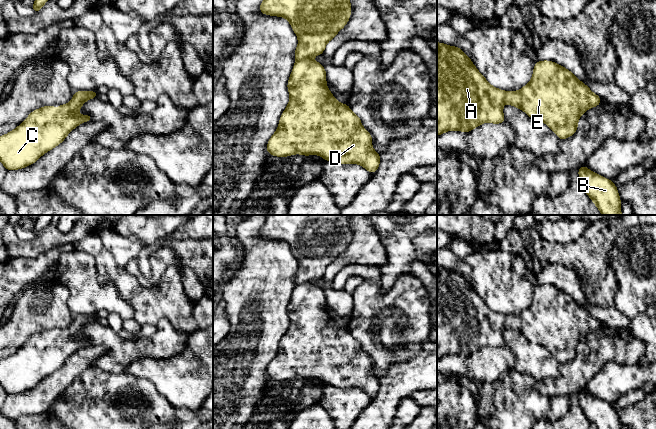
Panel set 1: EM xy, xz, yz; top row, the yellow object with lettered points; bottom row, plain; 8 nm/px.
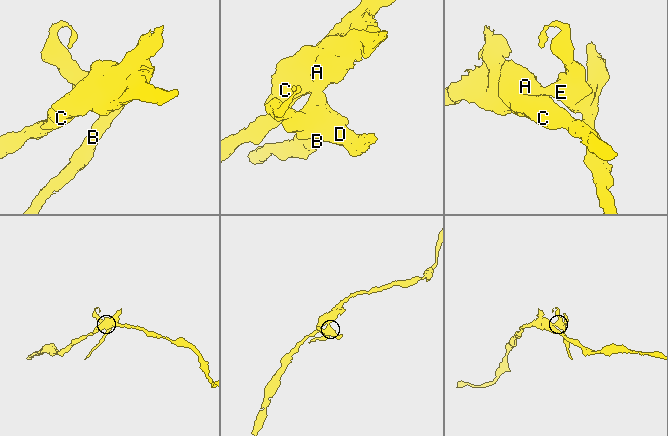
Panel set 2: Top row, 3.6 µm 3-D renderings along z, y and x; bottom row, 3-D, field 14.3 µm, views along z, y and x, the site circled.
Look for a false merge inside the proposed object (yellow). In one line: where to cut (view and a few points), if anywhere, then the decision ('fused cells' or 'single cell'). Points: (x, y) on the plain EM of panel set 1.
cut xz (310, 281), (297, 284); fused cells

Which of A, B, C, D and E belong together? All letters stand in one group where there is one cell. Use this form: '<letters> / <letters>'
A C / B D E

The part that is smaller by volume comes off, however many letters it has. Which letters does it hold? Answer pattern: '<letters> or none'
B, D, E

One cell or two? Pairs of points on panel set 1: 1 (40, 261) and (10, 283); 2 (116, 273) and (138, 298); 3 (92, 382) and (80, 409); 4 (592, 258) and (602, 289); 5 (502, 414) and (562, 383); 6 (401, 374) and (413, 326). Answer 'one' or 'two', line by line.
1: one
2: one
3: one
4: one
5: two
6: two

